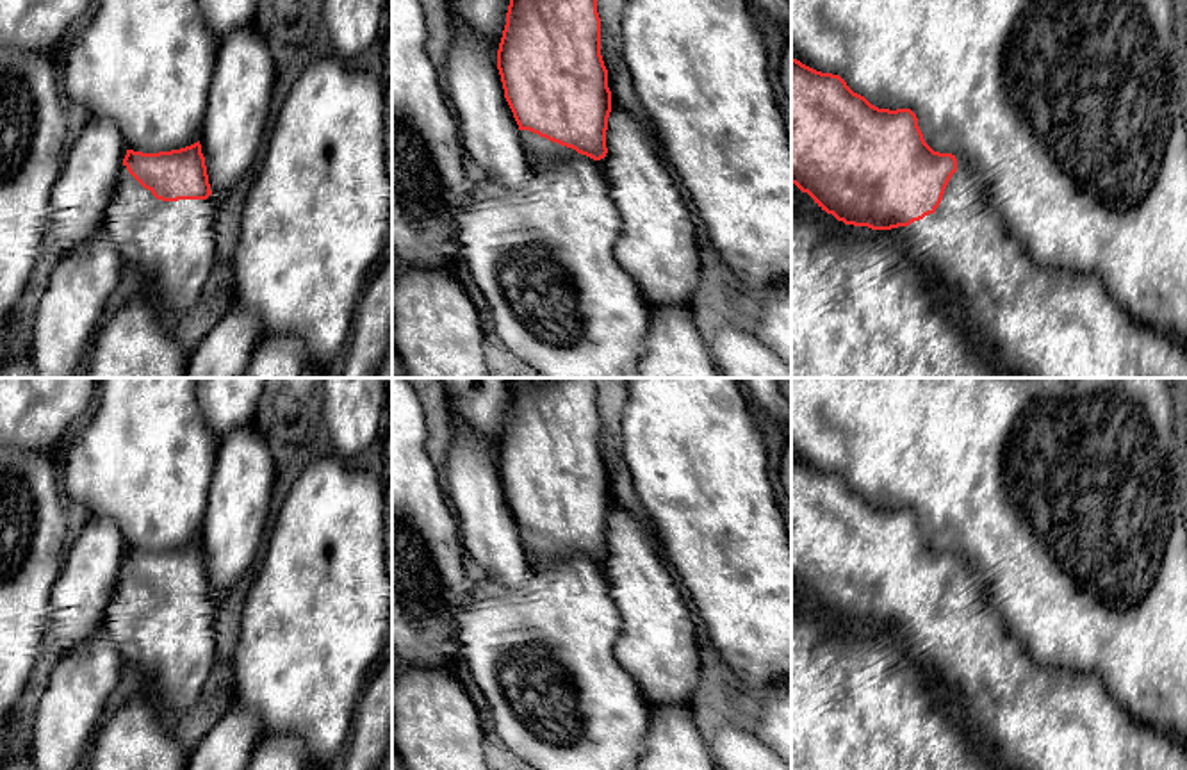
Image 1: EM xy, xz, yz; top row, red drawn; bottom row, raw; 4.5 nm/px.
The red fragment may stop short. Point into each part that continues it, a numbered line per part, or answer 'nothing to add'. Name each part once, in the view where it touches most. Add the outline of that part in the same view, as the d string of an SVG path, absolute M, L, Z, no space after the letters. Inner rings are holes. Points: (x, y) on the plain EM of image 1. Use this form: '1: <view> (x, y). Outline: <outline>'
1: yz (1031, 717). Outline: M961 560L936 611L889 631L913 640L909 649L918 663L955 702L968 733L986 745L1000 770L1187 770L1187 747L1134 722L1110 695L1100 674L1060 672L1037 663L1009 631L984 583Z

